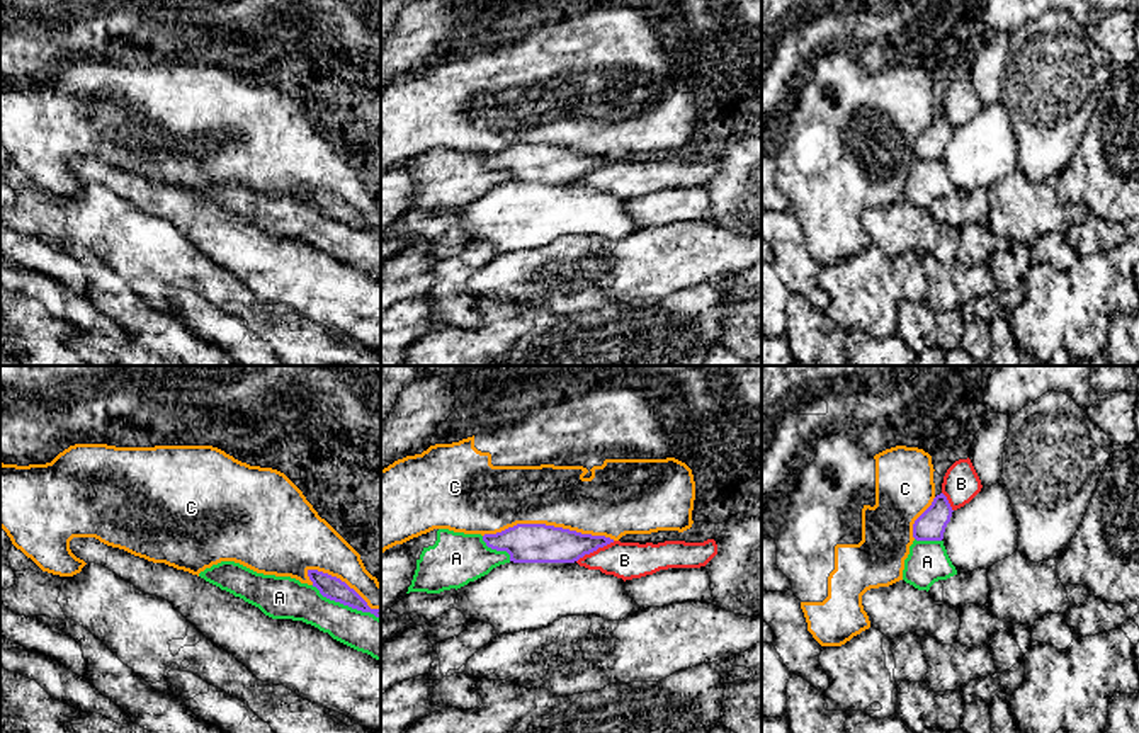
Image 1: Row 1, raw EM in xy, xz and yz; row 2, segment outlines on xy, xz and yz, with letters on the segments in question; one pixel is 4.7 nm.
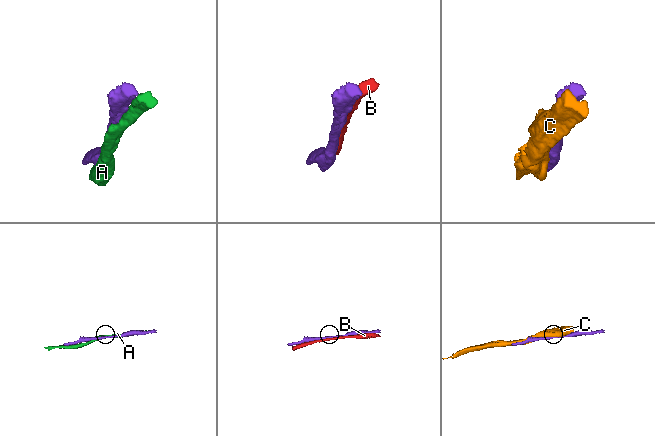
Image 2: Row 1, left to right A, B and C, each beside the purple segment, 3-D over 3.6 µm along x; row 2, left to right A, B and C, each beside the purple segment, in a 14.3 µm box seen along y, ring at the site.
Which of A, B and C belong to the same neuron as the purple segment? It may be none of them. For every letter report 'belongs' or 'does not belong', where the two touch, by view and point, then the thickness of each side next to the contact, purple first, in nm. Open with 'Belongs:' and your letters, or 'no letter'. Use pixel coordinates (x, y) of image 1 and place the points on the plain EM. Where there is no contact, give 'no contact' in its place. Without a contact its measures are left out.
Belongs: no letter
A: does not belong; contact xy (345, 223); calibres 110 and 190 nm
B: does not belong; contact xz (595, 169); calibres 180 and 180 nm
C: does not belong; contact xz (549, 145); calibres 190 and 280 nm

